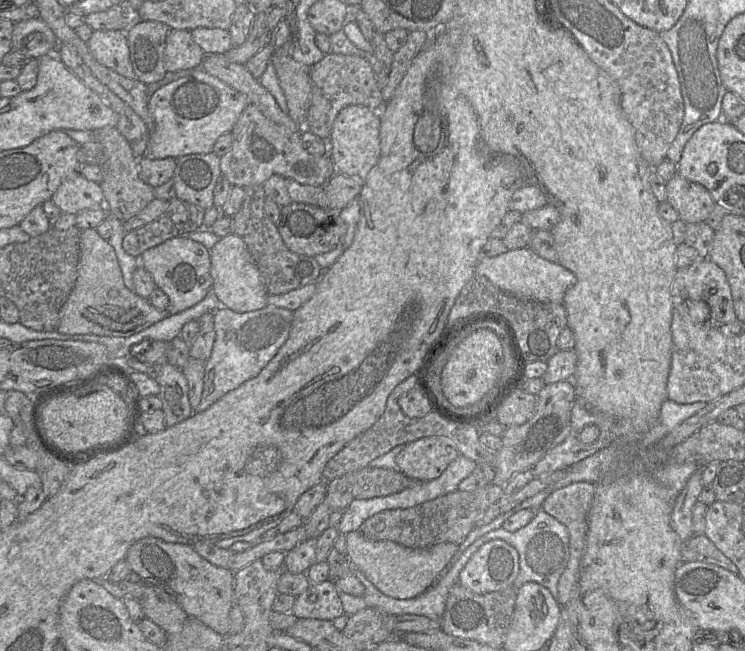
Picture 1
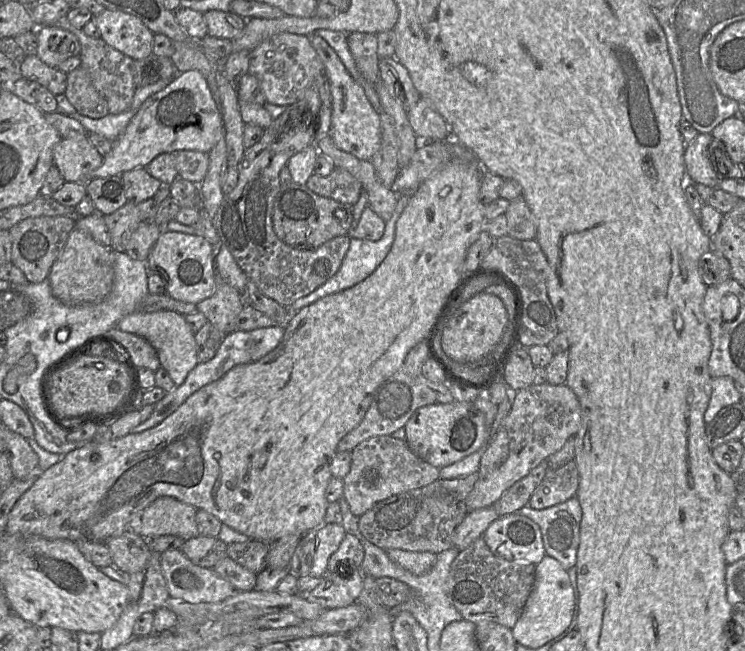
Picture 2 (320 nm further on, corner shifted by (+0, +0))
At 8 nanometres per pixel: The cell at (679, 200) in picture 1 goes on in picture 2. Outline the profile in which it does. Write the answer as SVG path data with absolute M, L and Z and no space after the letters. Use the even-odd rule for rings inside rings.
M699 133L694 140L686 143L684 163L687 179L690 182L703 184L714 189L719 186L719 181L728 178L728 176L721 174L722 168L725 167L724 164L719 167L717 154L708 155L707 149L712 141L713 137L710 133ZM714 165L717 173L713 170Z

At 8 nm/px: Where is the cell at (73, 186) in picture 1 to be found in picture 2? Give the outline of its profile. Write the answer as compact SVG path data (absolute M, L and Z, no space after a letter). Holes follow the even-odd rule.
M86 136L61 138L53 148L53 162L65 182L86 183L103 157Z

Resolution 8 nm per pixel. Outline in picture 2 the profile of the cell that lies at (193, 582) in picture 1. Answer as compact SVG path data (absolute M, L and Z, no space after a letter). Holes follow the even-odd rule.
M160 497L136 513L128 529L146 540L173 535L187 541L200 535L196 508L172 497Z

